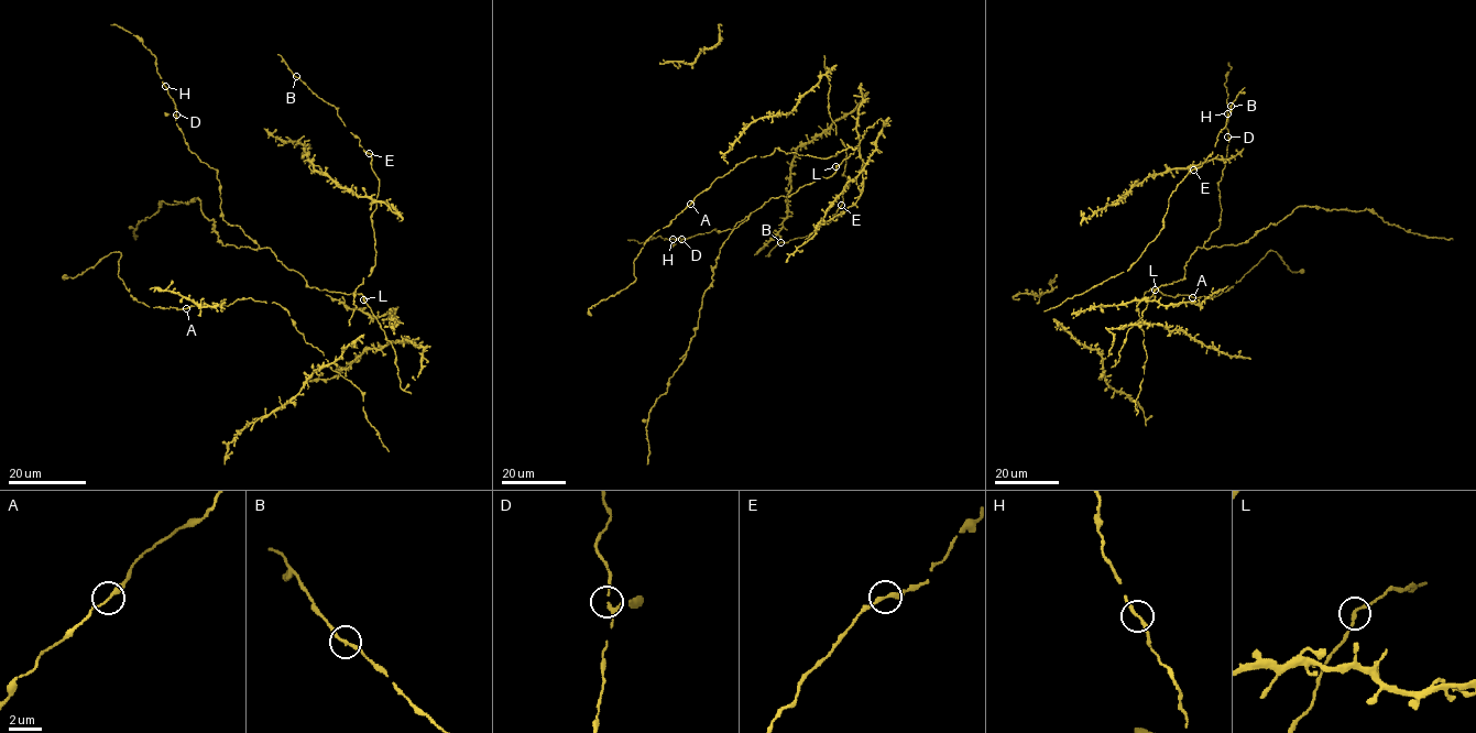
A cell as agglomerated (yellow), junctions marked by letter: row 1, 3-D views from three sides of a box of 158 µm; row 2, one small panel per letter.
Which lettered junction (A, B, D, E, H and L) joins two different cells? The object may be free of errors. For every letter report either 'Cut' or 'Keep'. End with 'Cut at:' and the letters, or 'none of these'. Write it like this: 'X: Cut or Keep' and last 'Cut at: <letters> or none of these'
A: Keep
B: Keep
D: Keep
E: Keep
H: Keep
L: Keep
Cut at: none of these

